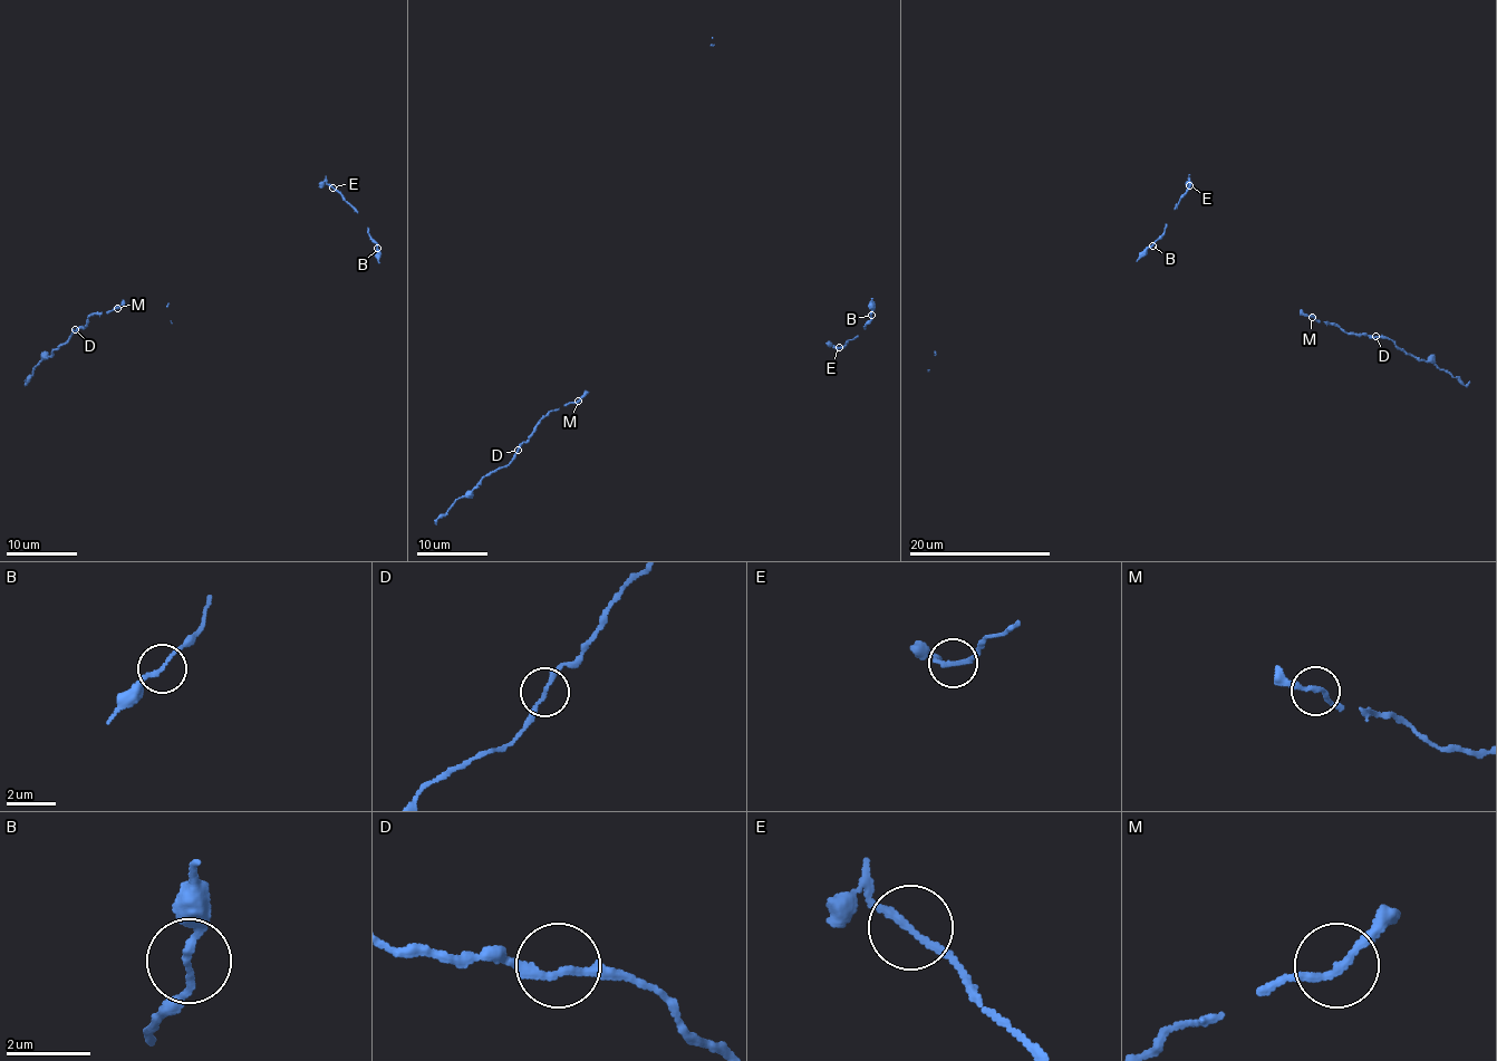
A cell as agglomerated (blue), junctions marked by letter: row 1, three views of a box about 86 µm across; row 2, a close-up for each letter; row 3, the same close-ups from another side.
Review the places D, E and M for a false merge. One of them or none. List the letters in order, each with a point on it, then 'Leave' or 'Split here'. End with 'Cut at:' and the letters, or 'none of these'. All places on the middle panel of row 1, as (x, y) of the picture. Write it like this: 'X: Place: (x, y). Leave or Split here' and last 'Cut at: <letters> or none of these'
D: Place: (518, 450). Leave
E: Place: (839, 347). Leave
M: Place: (578, 401). Leave
Cut at: none of these

